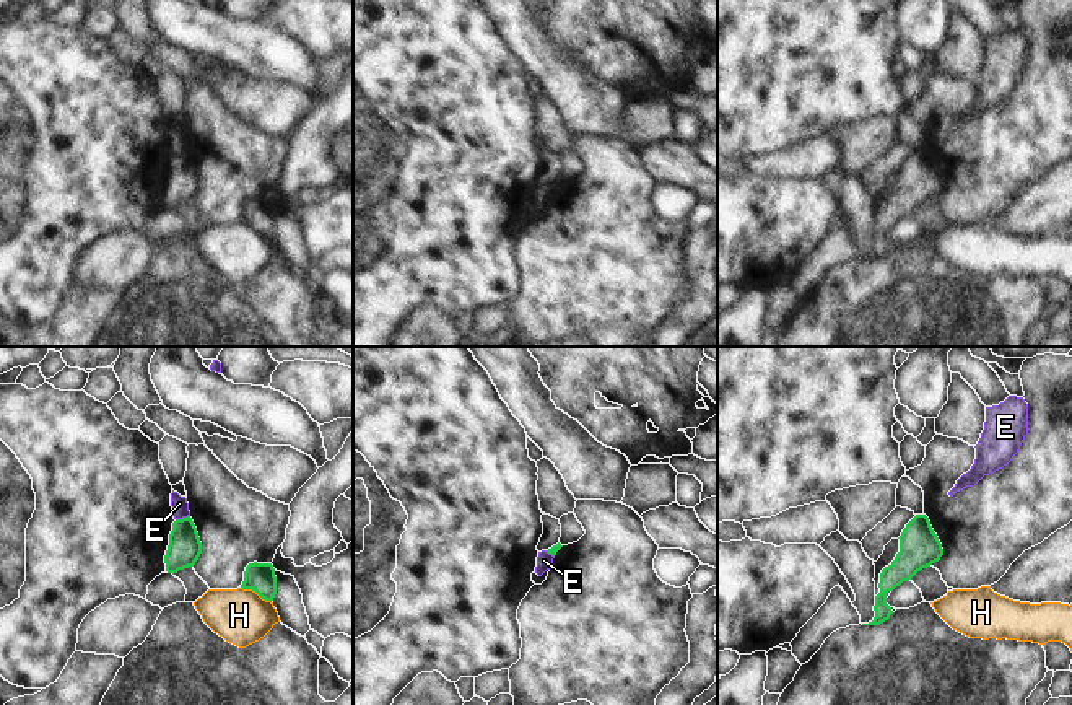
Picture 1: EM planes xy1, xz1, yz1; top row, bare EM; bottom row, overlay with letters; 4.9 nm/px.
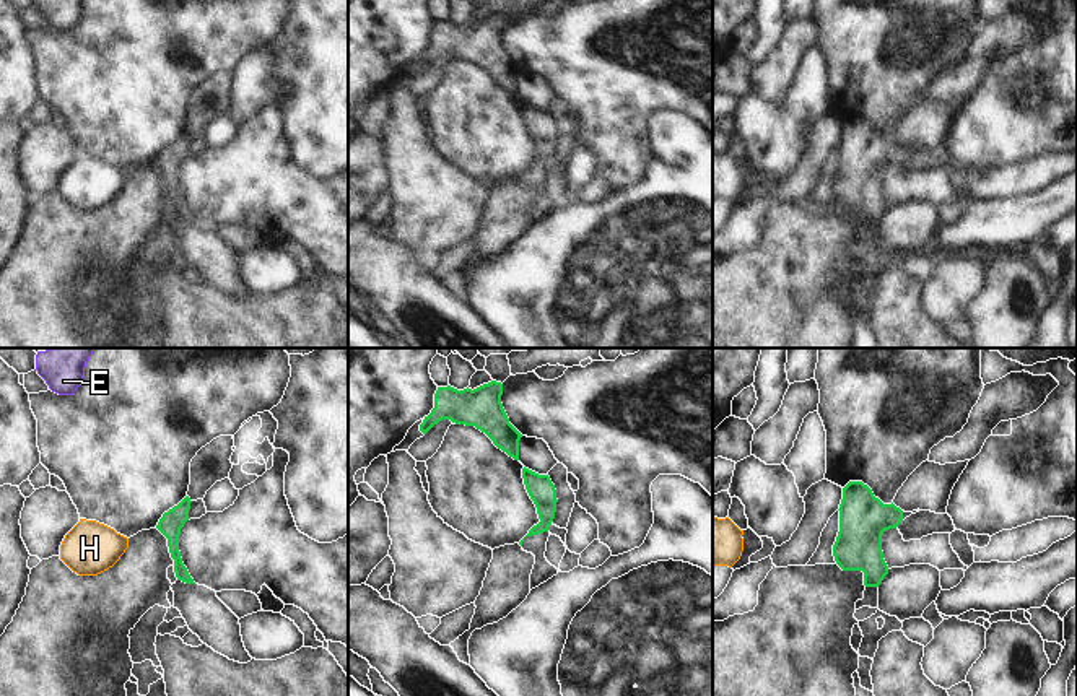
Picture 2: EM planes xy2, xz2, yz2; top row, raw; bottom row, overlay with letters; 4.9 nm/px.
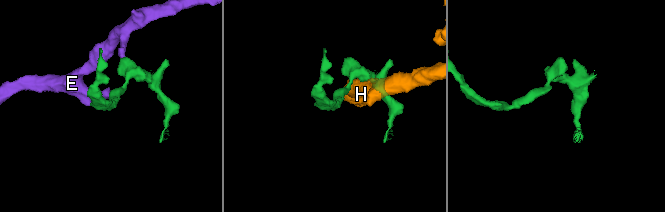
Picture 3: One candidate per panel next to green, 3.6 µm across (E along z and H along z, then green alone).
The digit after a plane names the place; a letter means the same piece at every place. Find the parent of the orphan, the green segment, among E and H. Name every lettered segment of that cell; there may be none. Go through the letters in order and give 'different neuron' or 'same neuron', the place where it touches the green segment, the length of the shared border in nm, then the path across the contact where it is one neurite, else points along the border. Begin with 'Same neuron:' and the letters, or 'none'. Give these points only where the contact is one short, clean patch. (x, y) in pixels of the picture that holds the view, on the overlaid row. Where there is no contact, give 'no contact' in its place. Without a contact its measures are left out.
Same neuron: none
E: different neuron; contact xy1 (183, 518); length 80 nm; border xy1 (189, 515), (176, 520)
H: different neuron; contact xy1 (256, 591); length 170 nm

